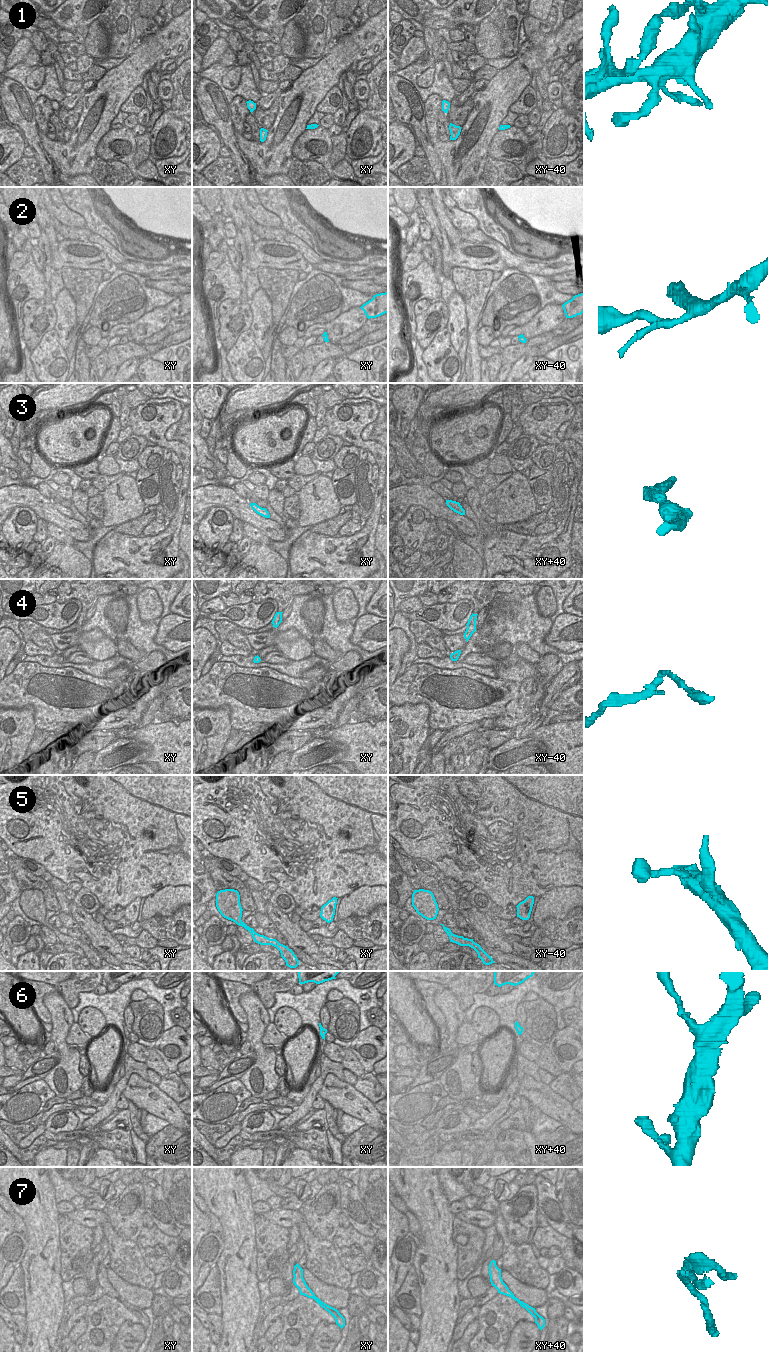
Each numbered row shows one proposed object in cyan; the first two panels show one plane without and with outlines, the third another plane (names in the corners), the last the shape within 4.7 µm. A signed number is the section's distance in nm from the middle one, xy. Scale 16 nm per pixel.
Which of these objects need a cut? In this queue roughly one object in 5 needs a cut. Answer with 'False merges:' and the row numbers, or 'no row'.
False merges: 7.

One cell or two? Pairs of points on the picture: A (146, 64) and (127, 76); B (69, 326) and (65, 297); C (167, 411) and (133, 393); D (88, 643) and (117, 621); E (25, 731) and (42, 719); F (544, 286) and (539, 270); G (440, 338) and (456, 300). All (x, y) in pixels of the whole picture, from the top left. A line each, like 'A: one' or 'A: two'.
A: one
B: one
C: two
D: two
E: two
F: two
G: two

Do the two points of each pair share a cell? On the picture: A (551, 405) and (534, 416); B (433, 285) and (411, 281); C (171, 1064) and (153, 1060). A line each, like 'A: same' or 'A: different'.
A: same
B: same
C: different

